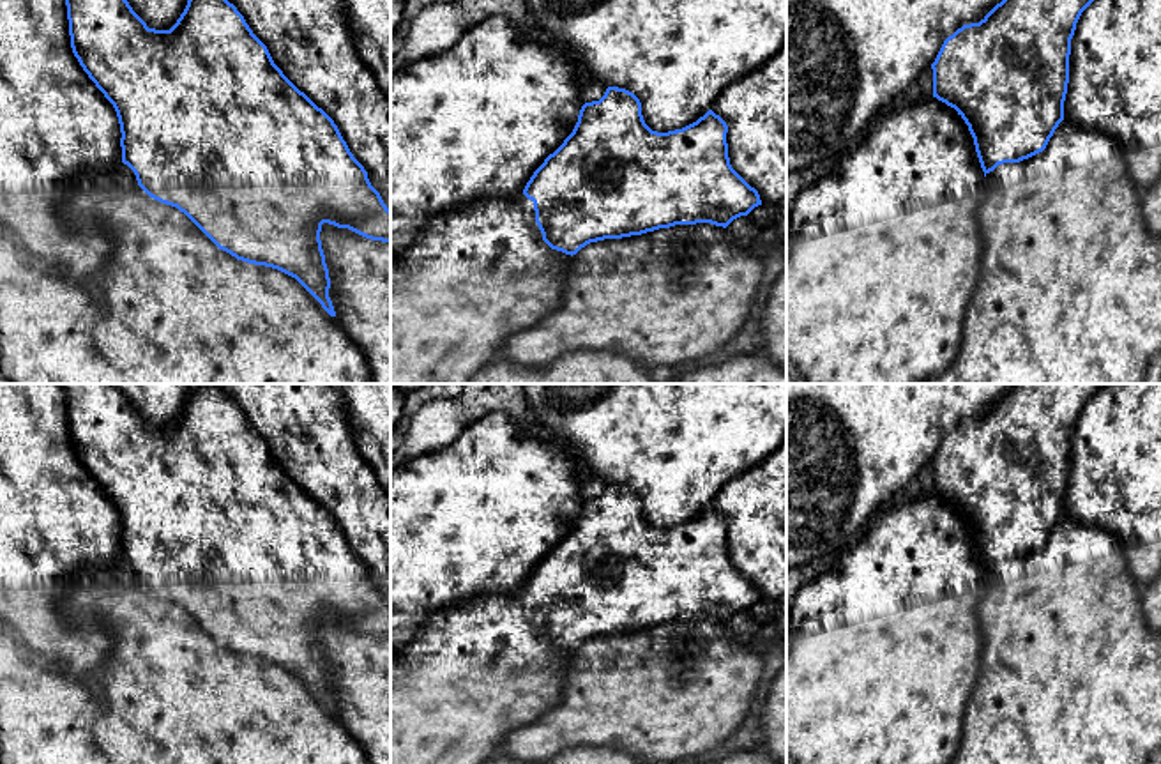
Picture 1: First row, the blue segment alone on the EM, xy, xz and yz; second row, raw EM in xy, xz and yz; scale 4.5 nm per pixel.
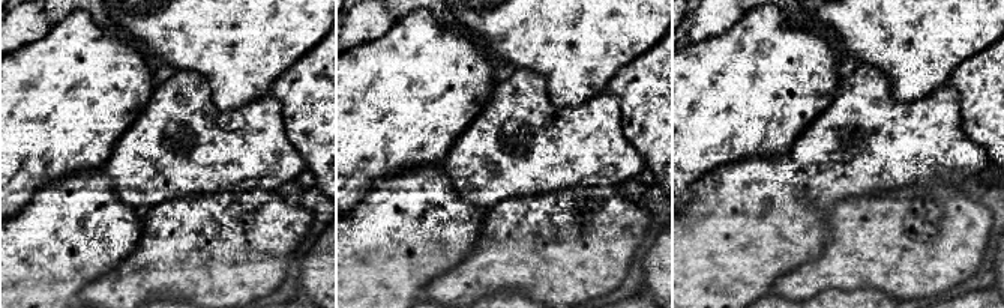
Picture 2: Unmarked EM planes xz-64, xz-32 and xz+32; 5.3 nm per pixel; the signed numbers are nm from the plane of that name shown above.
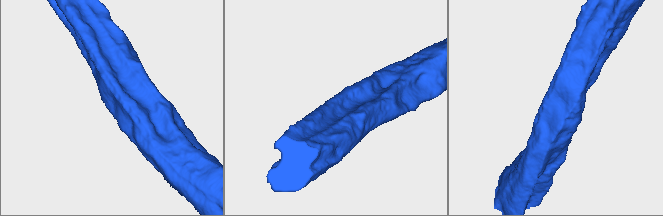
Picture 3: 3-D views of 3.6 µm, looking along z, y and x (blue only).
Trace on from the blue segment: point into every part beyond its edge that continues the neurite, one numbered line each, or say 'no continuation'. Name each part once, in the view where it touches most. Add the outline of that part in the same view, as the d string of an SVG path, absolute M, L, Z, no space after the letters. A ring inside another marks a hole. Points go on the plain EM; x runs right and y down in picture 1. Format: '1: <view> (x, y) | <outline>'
no continuation

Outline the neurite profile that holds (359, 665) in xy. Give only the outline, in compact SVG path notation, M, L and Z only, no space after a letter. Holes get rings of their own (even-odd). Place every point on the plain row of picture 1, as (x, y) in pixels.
M323 619L322 646L329 665L336 716L364 750L369 764L391 764L391 638L366 635Z

